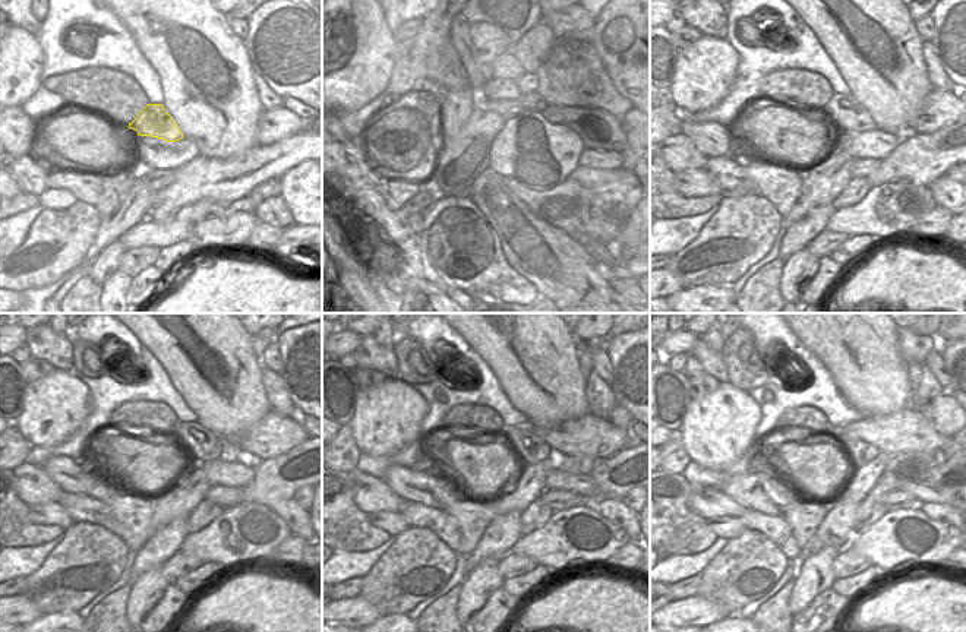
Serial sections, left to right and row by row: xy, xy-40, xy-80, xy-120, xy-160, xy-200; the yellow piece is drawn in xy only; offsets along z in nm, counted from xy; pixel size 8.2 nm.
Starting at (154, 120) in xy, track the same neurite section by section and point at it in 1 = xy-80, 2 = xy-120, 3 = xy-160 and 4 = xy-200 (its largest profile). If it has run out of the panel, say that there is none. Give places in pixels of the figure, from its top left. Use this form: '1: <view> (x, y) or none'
1: xy-80 (845, 111)
2: xy-120 (198, 444)
3: xy-160 (530, 448)
4: xy-200 (859, 452)

